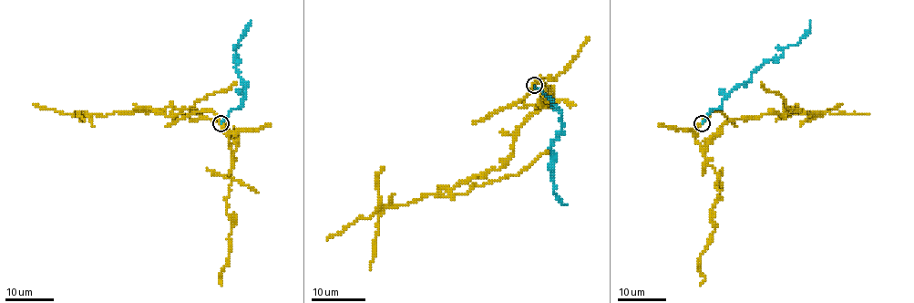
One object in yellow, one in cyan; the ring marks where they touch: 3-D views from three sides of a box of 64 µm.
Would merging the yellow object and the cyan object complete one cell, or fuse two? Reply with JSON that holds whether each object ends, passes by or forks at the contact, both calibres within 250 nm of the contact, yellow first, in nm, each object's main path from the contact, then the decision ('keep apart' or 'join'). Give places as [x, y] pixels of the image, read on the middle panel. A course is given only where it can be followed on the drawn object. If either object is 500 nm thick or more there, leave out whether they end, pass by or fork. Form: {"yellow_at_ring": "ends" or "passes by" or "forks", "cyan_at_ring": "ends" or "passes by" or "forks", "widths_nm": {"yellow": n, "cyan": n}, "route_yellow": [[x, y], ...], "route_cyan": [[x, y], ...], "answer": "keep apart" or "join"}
{"yellow_at_ring": "passes by", "cyan_at_ring": "ends", "widths_nm": {"yellow": 200, "cyan": 140}, "route_yellow": [[534, 85], [542, 77], [550, 96], [519, 128], [501, 166], [462, 180], [447, 196], [377, 208], [326, 239]], "route_cyan": [[534, 85], [562, 115], [562, 132], [550, 147], [550, 174], [556, 197], [568, 205]], "answer": "keep apart"}

